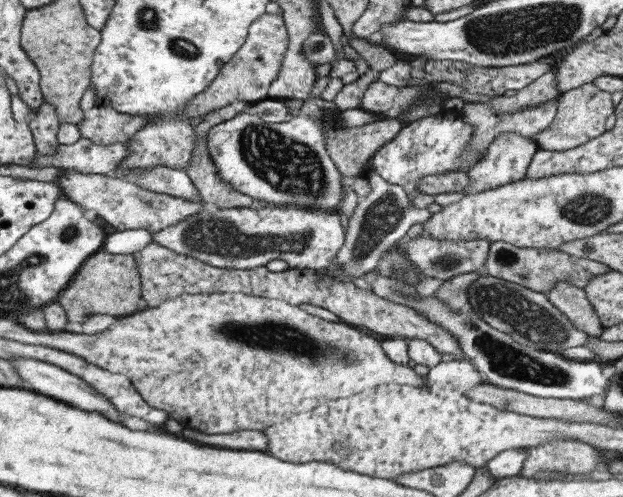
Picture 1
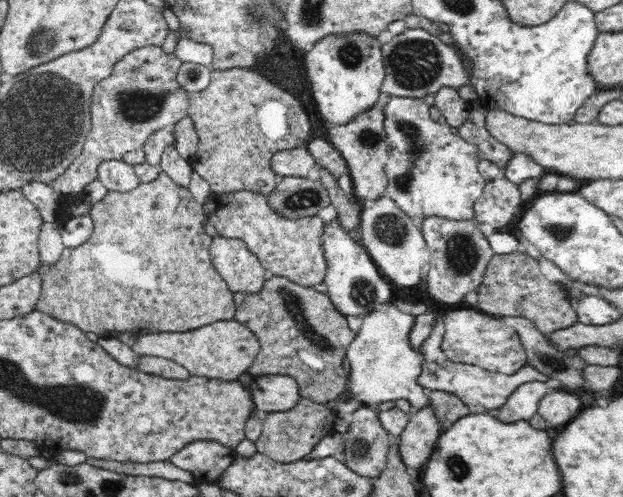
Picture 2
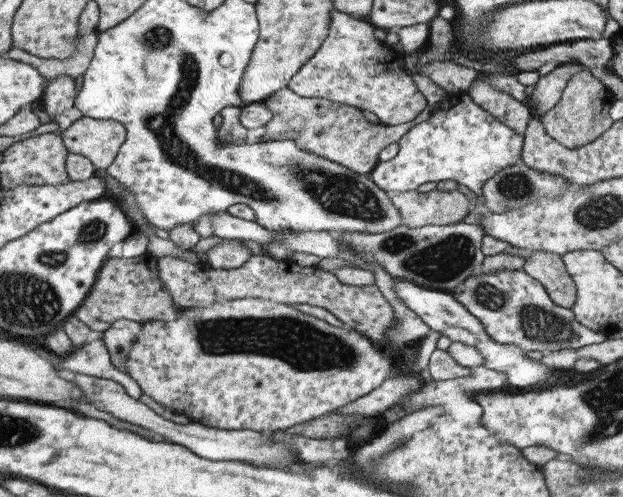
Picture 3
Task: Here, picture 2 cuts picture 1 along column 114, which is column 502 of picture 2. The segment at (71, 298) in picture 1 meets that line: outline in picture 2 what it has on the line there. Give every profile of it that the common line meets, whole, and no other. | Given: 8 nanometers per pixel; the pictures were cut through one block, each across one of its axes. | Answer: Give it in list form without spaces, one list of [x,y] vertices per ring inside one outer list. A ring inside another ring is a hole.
[[[521,252],[492,257],[479,286],[477,309],[498,318],[528,318],[546,335],[580,323],[574,302],[564,285],[548,280],[542,275],[538,262]]]

